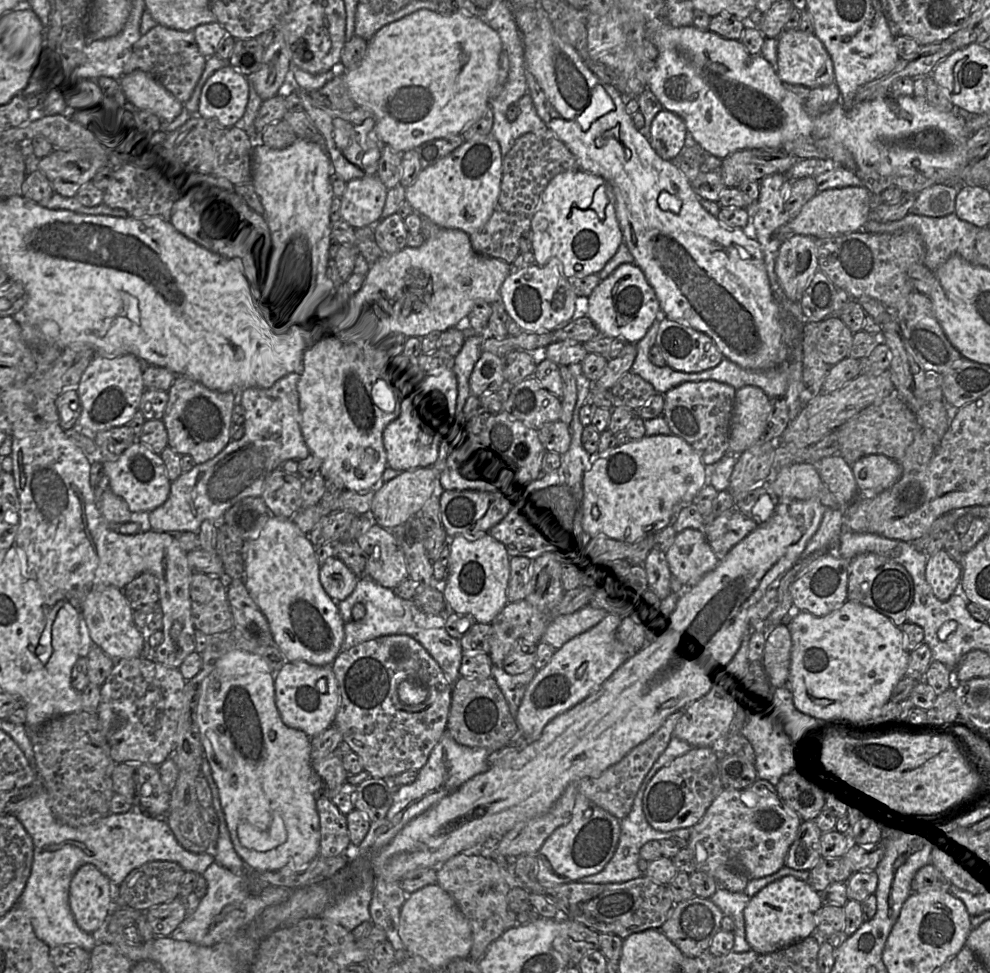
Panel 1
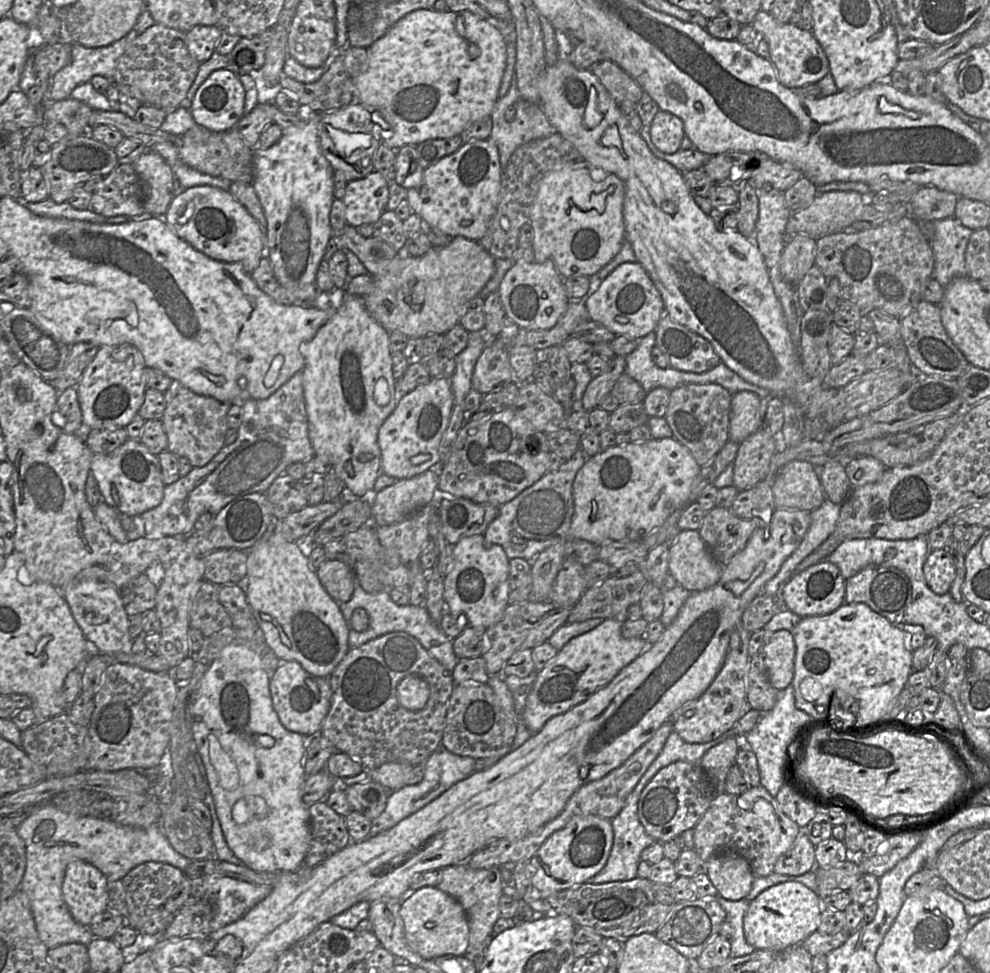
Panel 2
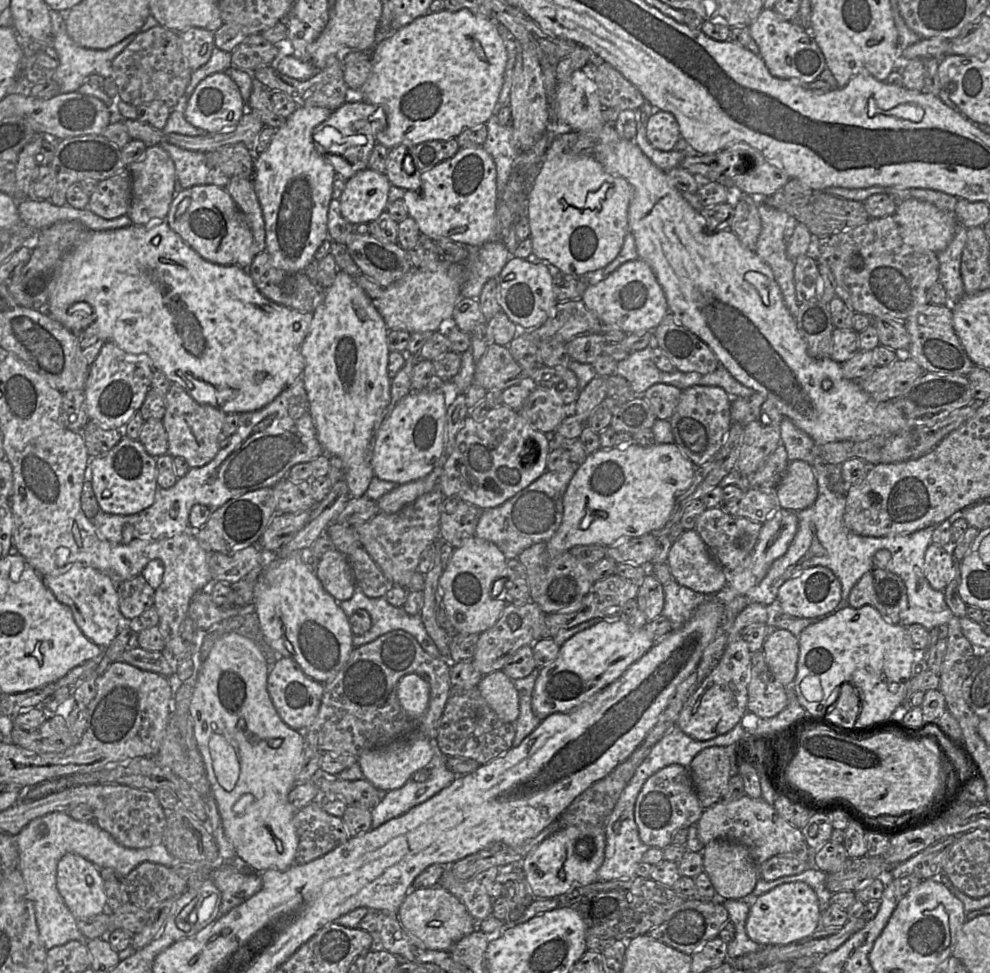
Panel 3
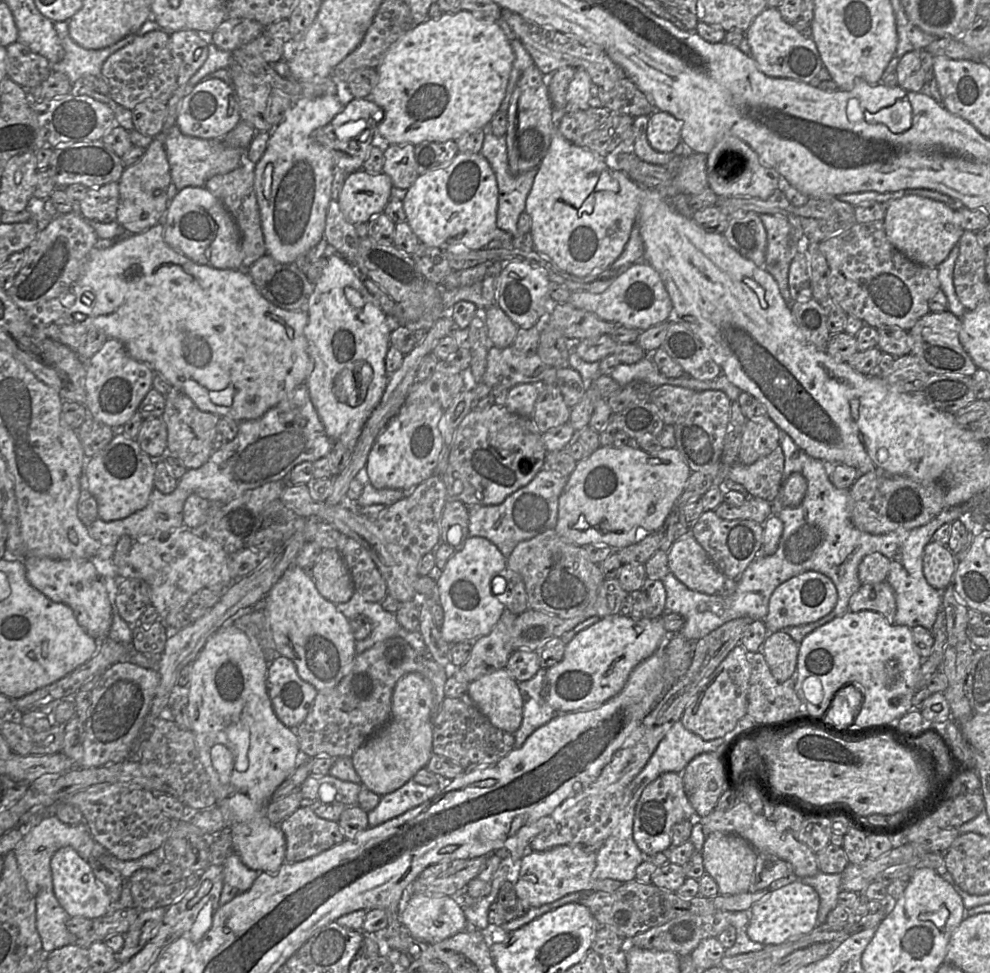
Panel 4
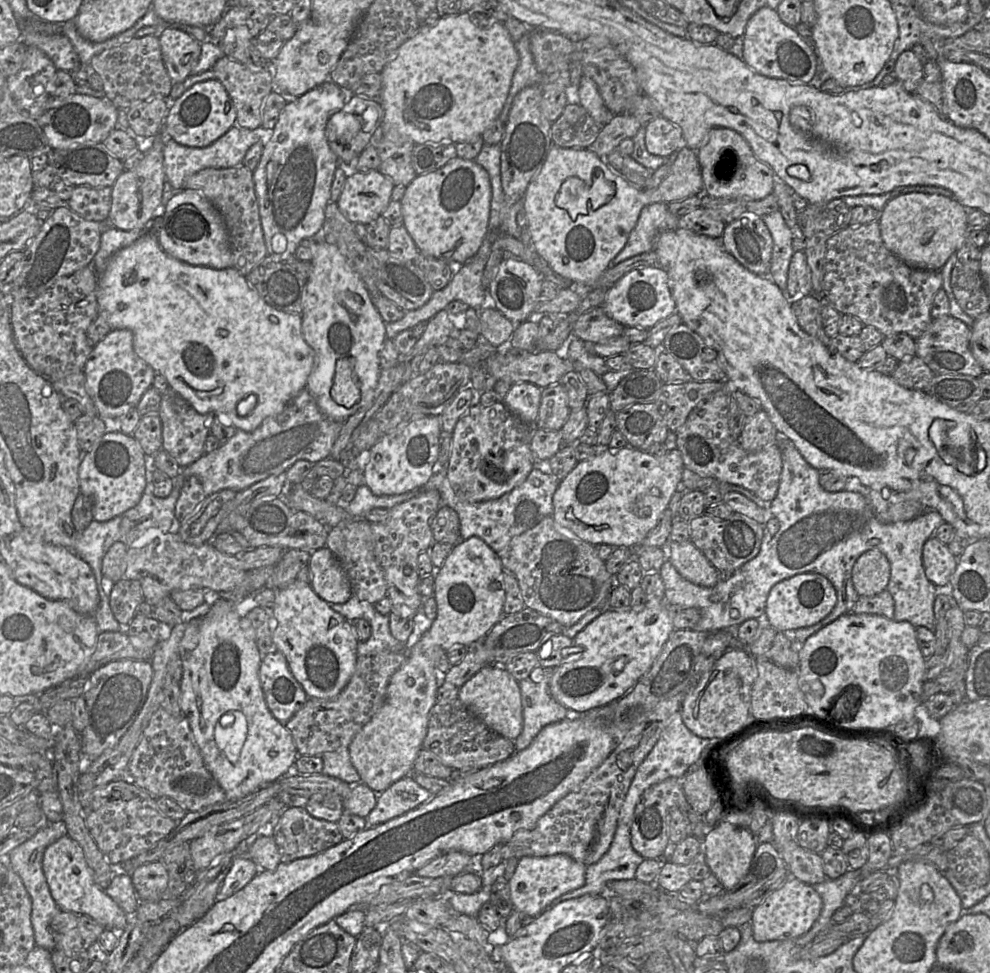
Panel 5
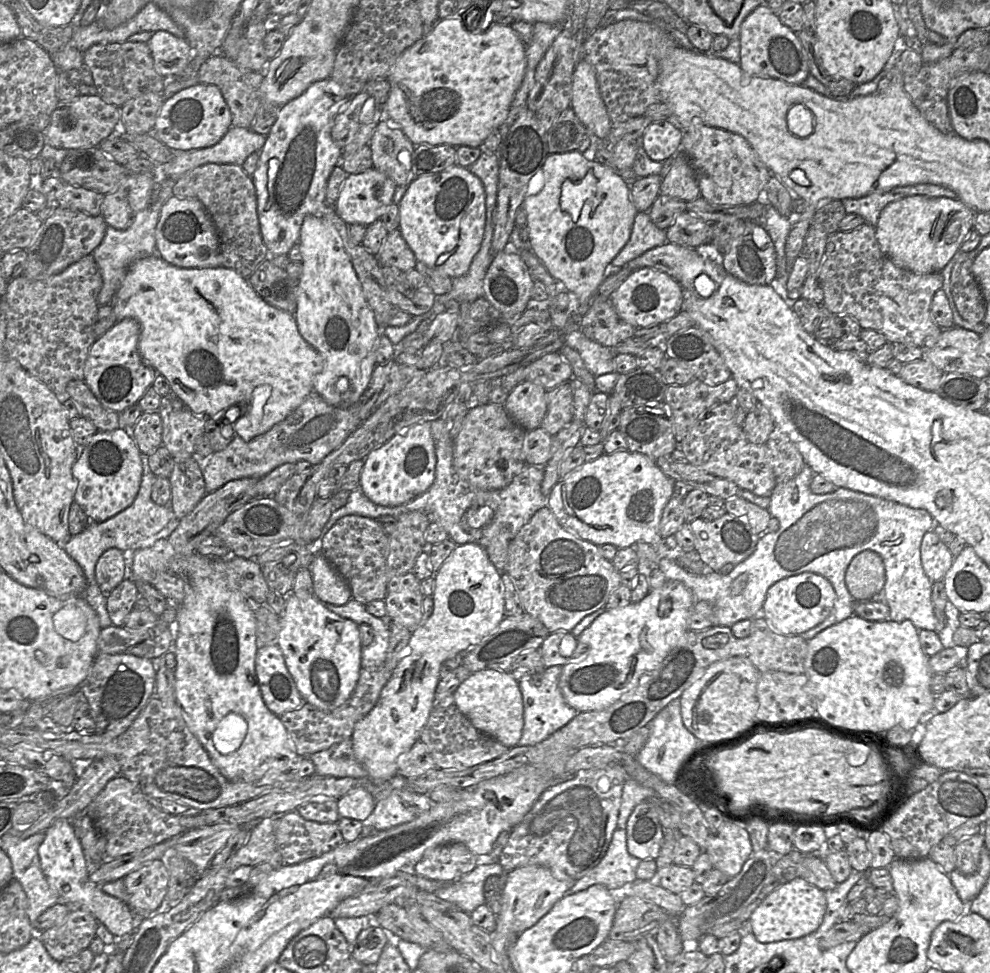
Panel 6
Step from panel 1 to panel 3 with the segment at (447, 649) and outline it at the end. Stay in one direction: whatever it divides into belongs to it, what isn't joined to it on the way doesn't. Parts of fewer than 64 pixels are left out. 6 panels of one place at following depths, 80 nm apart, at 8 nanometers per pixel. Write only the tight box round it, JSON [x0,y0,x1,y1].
[340,587,450,663]

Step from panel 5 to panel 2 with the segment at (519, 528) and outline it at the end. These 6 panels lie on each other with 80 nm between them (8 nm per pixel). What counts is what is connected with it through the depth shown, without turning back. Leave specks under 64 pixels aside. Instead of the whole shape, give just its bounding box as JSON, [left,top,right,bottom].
[487,447,588,559]

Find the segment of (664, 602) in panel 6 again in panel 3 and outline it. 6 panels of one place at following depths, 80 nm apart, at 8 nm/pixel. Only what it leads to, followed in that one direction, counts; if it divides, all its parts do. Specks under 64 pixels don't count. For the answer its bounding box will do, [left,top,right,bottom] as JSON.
[532,621,656,721]

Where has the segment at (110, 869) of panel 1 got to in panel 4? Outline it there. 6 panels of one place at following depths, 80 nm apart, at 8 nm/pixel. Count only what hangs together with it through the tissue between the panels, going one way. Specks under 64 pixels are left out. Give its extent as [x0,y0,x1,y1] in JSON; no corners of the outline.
[14,812,164,951]

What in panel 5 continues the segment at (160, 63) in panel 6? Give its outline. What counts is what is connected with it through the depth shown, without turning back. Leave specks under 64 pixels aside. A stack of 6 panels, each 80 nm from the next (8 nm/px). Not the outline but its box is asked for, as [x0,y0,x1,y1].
[158,27,201,84]

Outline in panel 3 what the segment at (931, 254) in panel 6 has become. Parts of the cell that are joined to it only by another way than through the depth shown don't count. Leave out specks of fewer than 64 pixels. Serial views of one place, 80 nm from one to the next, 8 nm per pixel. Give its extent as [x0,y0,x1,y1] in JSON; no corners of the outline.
[894,198,958,254]

